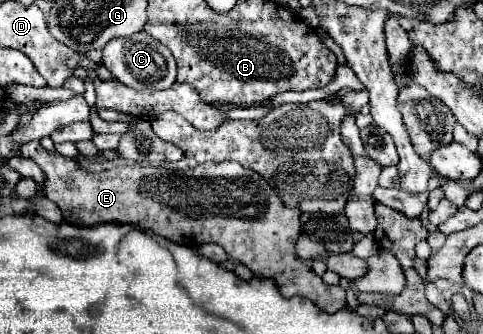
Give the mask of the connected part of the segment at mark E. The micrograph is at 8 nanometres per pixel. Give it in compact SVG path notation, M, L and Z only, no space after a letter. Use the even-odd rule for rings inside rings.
M38 140L18 150L22 156L38 162L46 172L44 194L58 204L68 224L134 224L176 244L198 246L214 242L220 244L230 258L248 266L254 276L272 278L286 298L308 298L328 314L346 306L344 290L324 284L322 278L296 256L294 246L300 236L302 212L284 206L258 172L238 162L204 162L190 170L172 172L154 166L118 166L106 172L88 172L74 158L44 150Z

